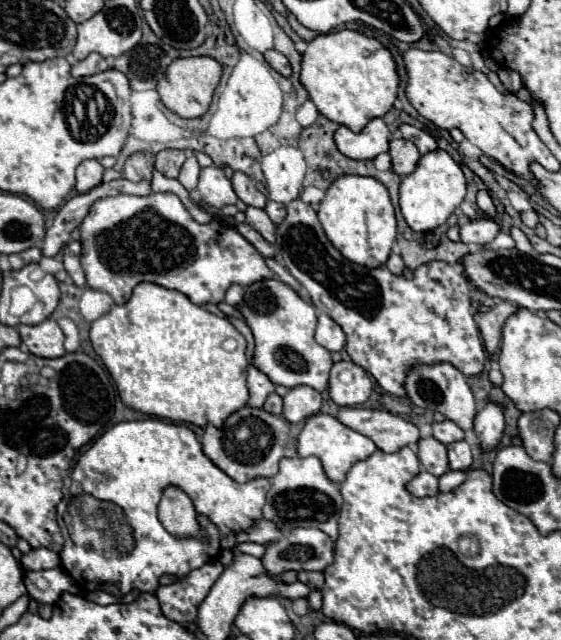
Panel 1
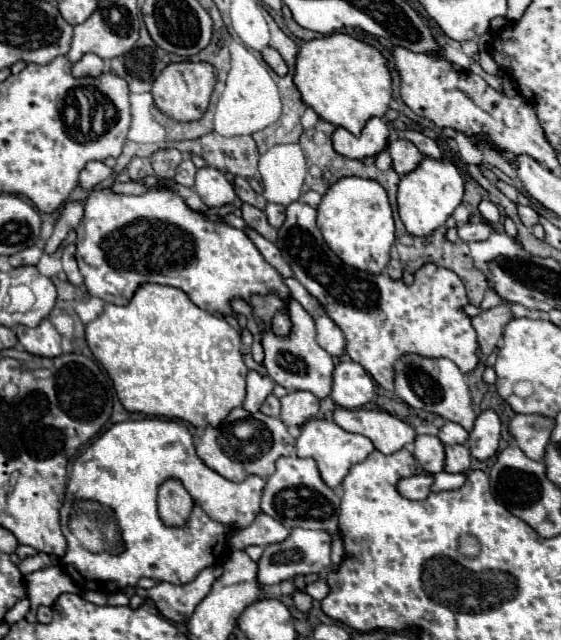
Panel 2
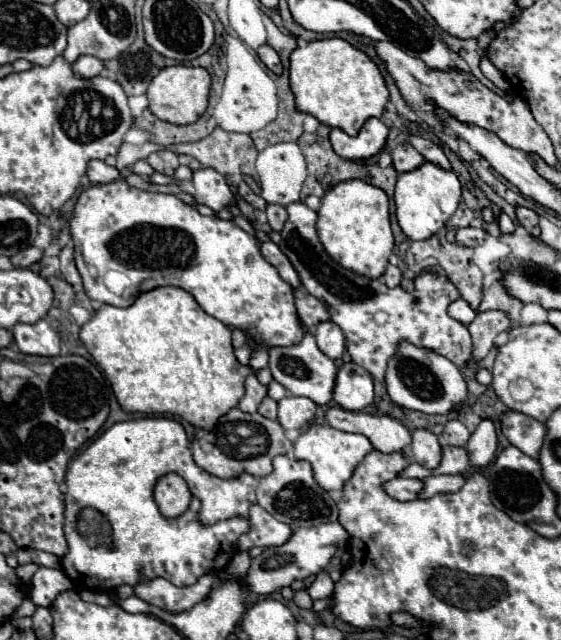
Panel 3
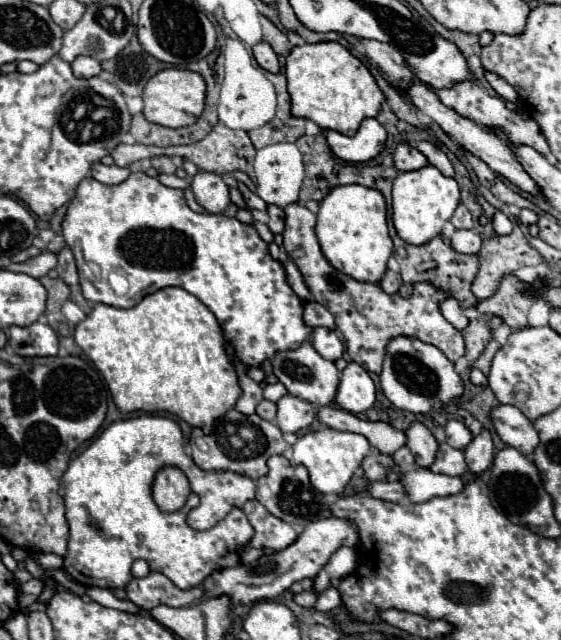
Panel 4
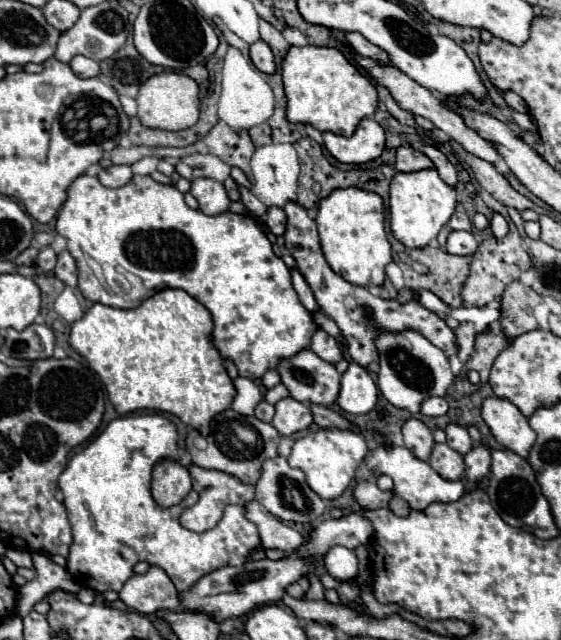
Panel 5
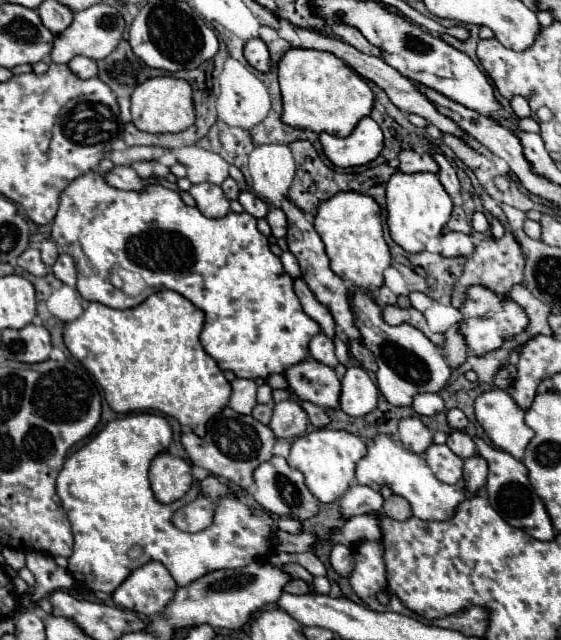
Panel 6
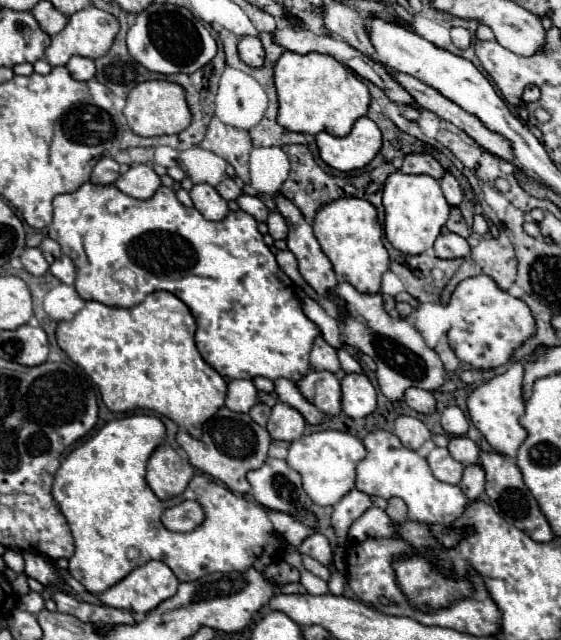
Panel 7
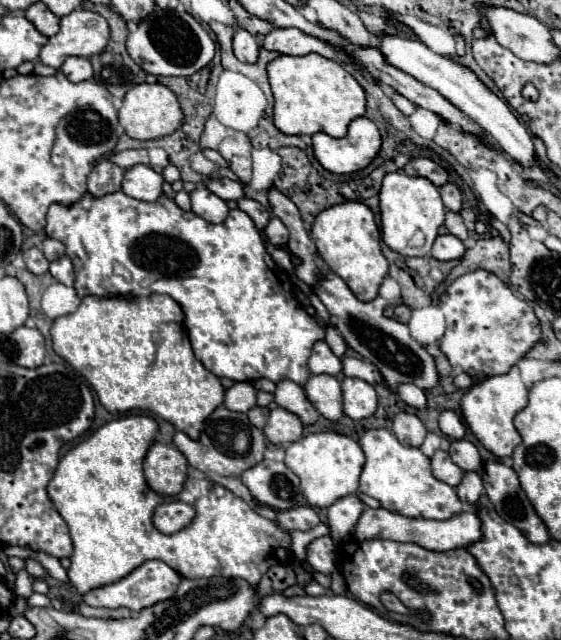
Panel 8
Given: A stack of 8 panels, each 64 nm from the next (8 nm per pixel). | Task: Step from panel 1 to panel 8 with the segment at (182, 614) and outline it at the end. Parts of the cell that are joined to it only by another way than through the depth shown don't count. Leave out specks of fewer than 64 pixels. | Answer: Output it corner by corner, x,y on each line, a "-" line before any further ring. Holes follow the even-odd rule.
148,560
146,564
138,566
134,572
130,572
128,576
124,576
122,580
86,592
84,600
90,606
104,606
104,608
122,608
124,606
124,608
128,608
132,612
140,612
142,608
148,608
148,606
154,606
156,602
172,598
174,592
176,592
176,588
178,588
178,584
180,584
178,572
174,572
162,560

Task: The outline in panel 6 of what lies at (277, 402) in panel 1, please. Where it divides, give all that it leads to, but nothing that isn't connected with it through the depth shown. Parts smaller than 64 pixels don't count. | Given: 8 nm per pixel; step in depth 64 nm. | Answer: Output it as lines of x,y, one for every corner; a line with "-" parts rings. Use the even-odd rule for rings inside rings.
258,404
254,410
252,410
252,416
262,422
262,424
268,424
270,422
270,416
272,416
272,408
274,404

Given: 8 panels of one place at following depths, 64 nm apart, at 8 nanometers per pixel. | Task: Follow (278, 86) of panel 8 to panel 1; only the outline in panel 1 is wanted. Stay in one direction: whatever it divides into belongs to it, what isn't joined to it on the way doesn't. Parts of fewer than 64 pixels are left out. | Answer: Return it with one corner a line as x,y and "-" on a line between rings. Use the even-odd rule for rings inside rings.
338,30
316,36
302,56
300,82
306,86
318,112
336,124
360,132
368,120
382,118
398,98
398,68
392,52
372,36
356,30

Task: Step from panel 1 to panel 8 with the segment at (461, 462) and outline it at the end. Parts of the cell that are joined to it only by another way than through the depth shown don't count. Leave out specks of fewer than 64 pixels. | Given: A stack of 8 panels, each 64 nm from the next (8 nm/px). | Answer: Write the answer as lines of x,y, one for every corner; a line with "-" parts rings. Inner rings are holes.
436,450
430,458
432,462
432,472
438,480
450,484
450,486
458,486
462,476
464,476
464,470
458,468
452,460
450,460
450,454
444,452
444,450

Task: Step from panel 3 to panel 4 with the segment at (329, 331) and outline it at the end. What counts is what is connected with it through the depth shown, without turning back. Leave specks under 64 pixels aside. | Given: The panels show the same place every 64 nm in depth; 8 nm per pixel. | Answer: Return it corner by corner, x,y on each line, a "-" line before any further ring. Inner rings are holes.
316,328
312,344
320,356
324,356
326,360
332,360
332,362
342,358
342,354
344,354
344,344
342,344
338,332
330,330
330,328

